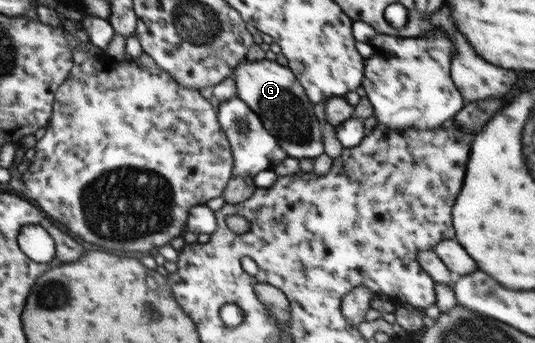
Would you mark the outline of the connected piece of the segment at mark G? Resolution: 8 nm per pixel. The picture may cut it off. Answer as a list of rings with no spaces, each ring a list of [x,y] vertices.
[[[266,58],[262,61],[245,59],[233,68],[232,79],[235,81],[236,97],[261,118],[265,129],[277,138],[289,157],[304,161],[323,155],[323,125],[316,117],[314,104],[306,97],[304,88],[287,66]]]

